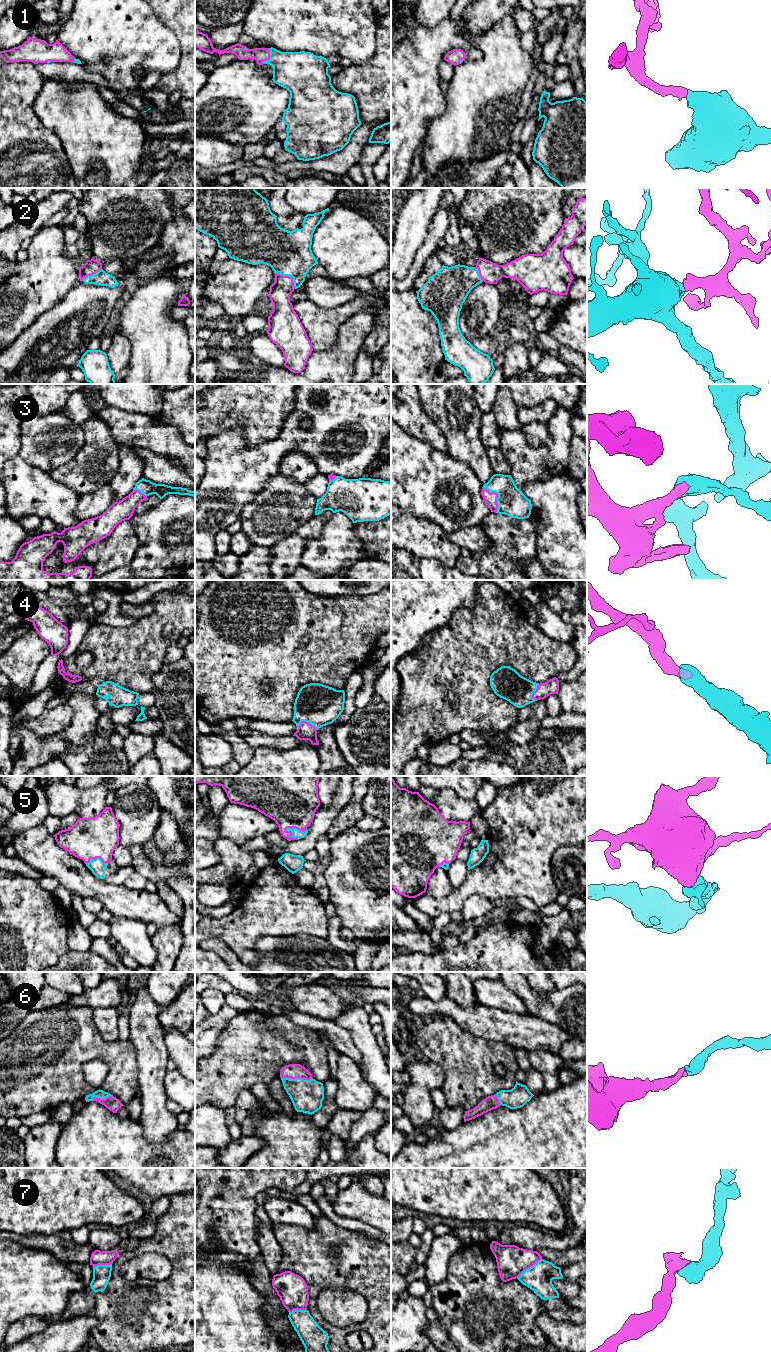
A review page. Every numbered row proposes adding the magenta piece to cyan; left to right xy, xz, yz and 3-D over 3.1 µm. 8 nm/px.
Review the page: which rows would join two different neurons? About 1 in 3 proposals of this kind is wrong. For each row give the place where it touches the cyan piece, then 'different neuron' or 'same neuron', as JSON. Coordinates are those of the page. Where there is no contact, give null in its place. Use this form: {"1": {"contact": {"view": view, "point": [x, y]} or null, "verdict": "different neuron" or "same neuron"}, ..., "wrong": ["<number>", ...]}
{"1": {"contact": {"view": "xz", "point": [270, 57]}, "verdict": "same neuron"}, "2": {"contact": {"view": "xz", "point": [289, 276]}, "verdict": "same neuron"}, "3": {"contact": {"view": "yz", "point": [498, 496]}, "verdict": "same neuron"}, "4": {"contact": {"view": "xz", "point": [307, 721]}, "verdict": "same neuron"}, "5": {"contact": {"view": "xz", "point": [295, 828]}, "verdict": "same neuron"}, "6": {"contact": {"view": "xz", "point": [297, 1078]}, "verdict": "same neuron"}, "7": {"contact": {"view": "yz", "point": [530, 1267]}, "verdict": "different neuron"}, "wrong": ["7"]}

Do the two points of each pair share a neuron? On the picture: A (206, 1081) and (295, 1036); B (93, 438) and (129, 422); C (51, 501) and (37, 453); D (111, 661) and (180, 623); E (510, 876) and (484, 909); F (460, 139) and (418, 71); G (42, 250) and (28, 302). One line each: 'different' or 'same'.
A: same
B: different
C: different
D: same
E: different
F: different
G: same

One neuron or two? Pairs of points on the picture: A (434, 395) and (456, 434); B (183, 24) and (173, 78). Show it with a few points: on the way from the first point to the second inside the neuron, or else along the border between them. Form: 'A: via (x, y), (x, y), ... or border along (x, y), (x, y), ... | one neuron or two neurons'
A: via (444, 405), (446, 413), (456, 424) | one neuron
B: via (184, 37), (184, 65) | one neuron

